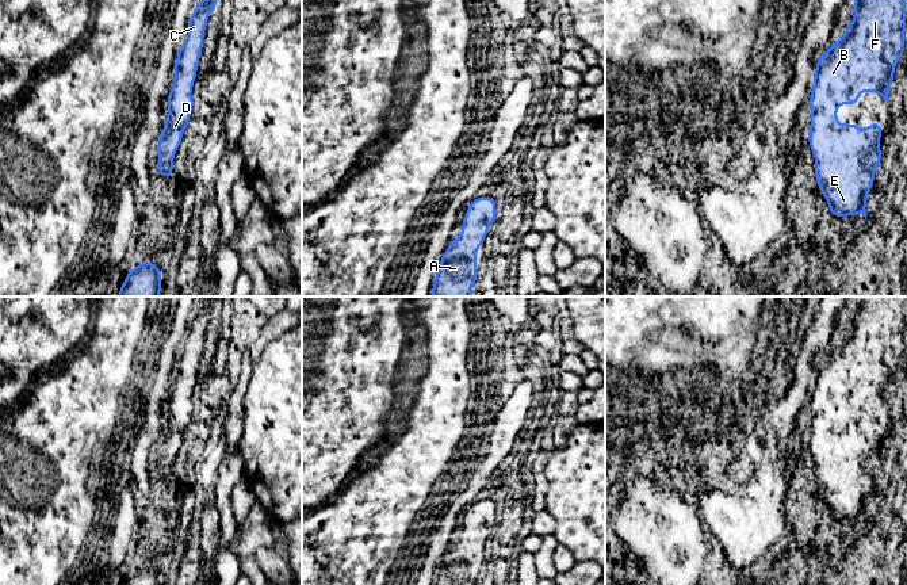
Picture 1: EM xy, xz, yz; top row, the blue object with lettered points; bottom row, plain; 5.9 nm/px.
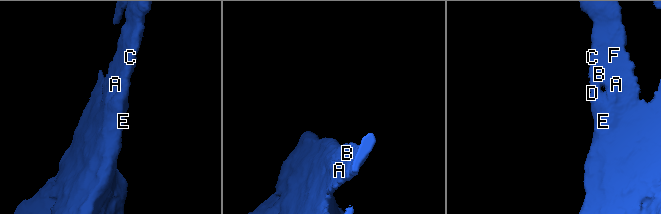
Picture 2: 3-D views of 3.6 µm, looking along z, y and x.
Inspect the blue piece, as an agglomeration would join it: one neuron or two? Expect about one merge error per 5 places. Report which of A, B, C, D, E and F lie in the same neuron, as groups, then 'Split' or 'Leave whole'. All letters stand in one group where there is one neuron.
Groups: A B C D E F. Leave whole

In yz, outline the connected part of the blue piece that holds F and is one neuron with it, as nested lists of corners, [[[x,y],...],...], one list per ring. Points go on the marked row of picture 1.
[[[856,0],[854,18],[851,24],[845,30],[843,38],[835,41],[833,47],[820,54],[816,68],[814,87],[810,96],[811,108],[811,129],[808,133],[808,144],[815,157],[815,176],[818,188],[823,192],[830,204],[828,214],[834,214],[838,219],[843,215],[858,215],[860,213],[866,219],[866,194],[873,188],[873,179],[876,167],[881,161],[880,135],[885,131],[875,119],[865,130],[860,130],[860,125],[845,123],[837,125],[837,106],[838,104],[860,104],[860,91],[875,91],[884,102],[889,103],[888,95],[893,81],[892,73],[896,70],[895,65],[904,53],[904,28],[906,28],[906,9],[904,0]]]

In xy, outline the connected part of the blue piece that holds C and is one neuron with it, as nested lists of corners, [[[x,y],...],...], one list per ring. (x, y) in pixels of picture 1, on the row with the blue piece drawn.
[[[202,0],[194,9],[188,23],[188,43],[179,47],[175,62],[175,79],[171,93],[167,98],[168,118],[165,119],[164,133],[157,139],[160,157],[157,160],[158,173],[164,179],[171,179],[173,173],[173,157],[181,142],[183,130],[187,127],[191,110],[191,89],[196,77],[198,62],[203,49],[203,35],[213,7],[218,0]]]

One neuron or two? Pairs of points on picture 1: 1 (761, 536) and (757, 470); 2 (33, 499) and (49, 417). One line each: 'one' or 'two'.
1: two
2: one

